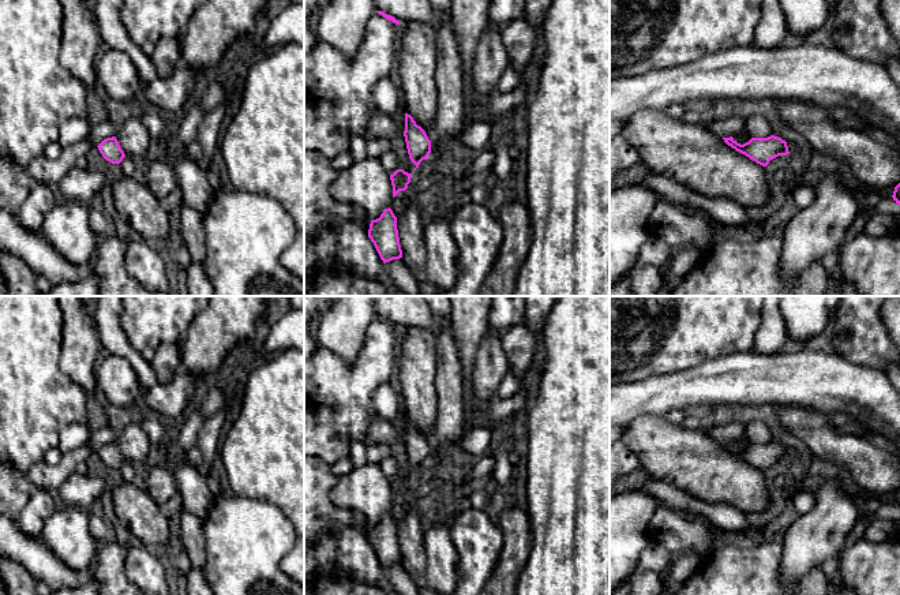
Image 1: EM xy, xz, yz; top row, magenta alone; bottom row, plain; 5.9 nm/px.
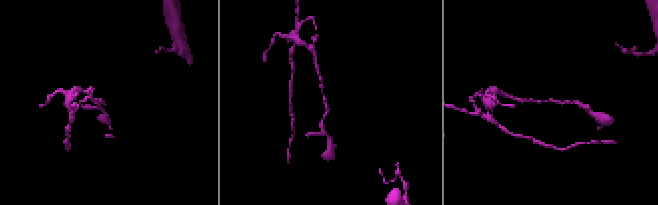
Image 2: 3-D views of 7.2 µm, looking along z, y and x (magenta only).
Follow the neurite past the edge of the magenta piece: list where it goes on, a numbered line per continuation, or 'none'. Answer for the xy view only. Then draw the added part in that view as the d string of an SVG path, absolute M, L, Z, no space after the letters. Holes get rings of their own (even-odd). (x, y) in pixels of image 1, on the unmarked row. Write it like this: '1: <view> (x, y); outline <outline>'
none

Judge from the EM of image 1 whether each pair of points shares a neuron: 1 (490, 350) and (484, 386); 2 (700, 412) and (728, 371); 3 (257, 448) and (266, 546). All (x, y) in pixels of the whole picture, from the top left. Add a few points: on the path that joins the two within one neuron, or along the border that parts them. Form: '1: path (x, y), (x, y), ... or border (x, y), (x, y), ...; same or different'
1: path (490, 359), (487, 377); same
2: border (713, 404), (692, 404), (683, 408); different
3: border (233, 494), (269, 501), (289, 519); different

